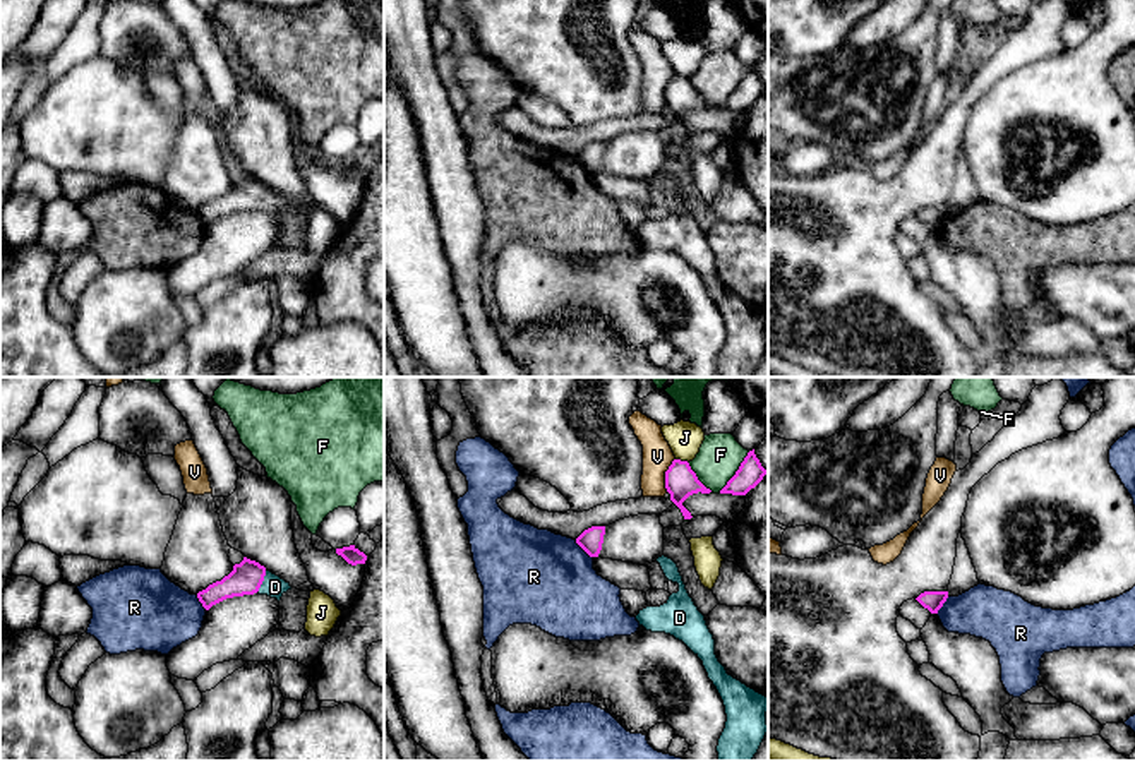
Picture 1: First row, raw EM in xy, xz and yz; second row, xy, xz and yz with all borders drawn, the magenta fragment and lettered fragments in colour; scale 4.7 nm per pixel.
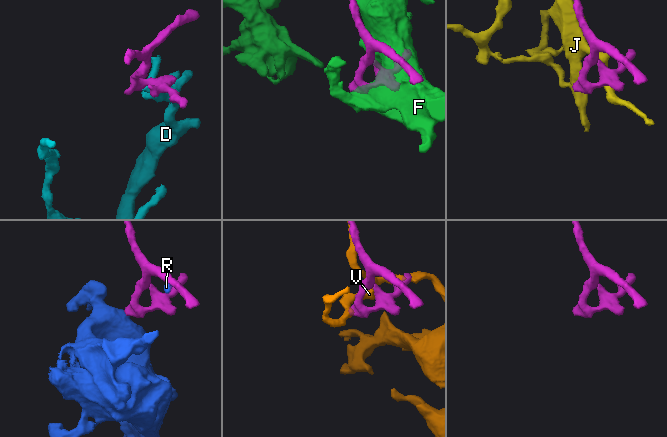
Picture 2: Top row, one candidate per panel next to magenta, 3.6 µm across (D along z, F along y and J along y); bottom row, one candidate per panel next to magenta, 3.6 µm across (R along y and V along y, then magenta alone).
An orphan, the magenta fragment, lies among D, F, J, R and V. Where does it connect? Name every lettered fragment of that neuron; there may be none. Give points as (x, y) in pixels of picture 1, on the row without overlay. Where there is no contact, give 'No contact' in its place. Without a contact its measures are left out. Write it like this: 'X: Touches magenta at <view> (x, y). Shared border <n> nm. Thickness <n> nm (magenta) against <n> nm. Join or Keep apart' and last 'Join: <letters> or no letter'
D: Touches magenta at xy (261, 197). Shared border 120 nm. Thickness 150 nm (magenta) against 100 nm. Join
F: Touches magenta at xz (736, 88). Shared border 240 nm. Thickness 120 nm (magenta) against 200 nm. Keep apart
J: Touches magenta at xz (683, 77). Shared border 70 nm. Thickness 150 nm (magenta) against 160 nm. Keep apart
R: Touches magenta at xz (583, 165). Shared border 120 nm. Thickness 110 nm (magenta) against 440 nm. Keep apart
V: Touches magenta at xz (666, 91). Shared border 170 nm. Thickness 150 nm (magenta) against 140 nm. Keep apart
Join: D

